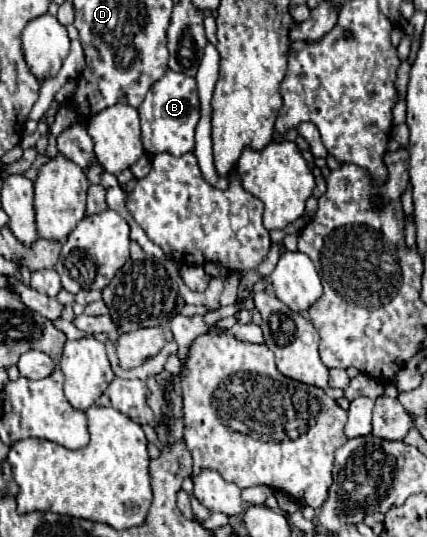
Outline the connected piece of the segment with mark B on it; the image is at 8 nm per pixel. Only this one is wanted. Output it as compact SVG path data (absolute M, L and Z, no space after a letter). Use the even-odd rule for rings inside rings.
M166 71L166 75L148 91L146 99L138 107L138 115L142 123L142 147L148 155L170 153L180 157L194 151L194 129L200 119L196 79L176 71Z

